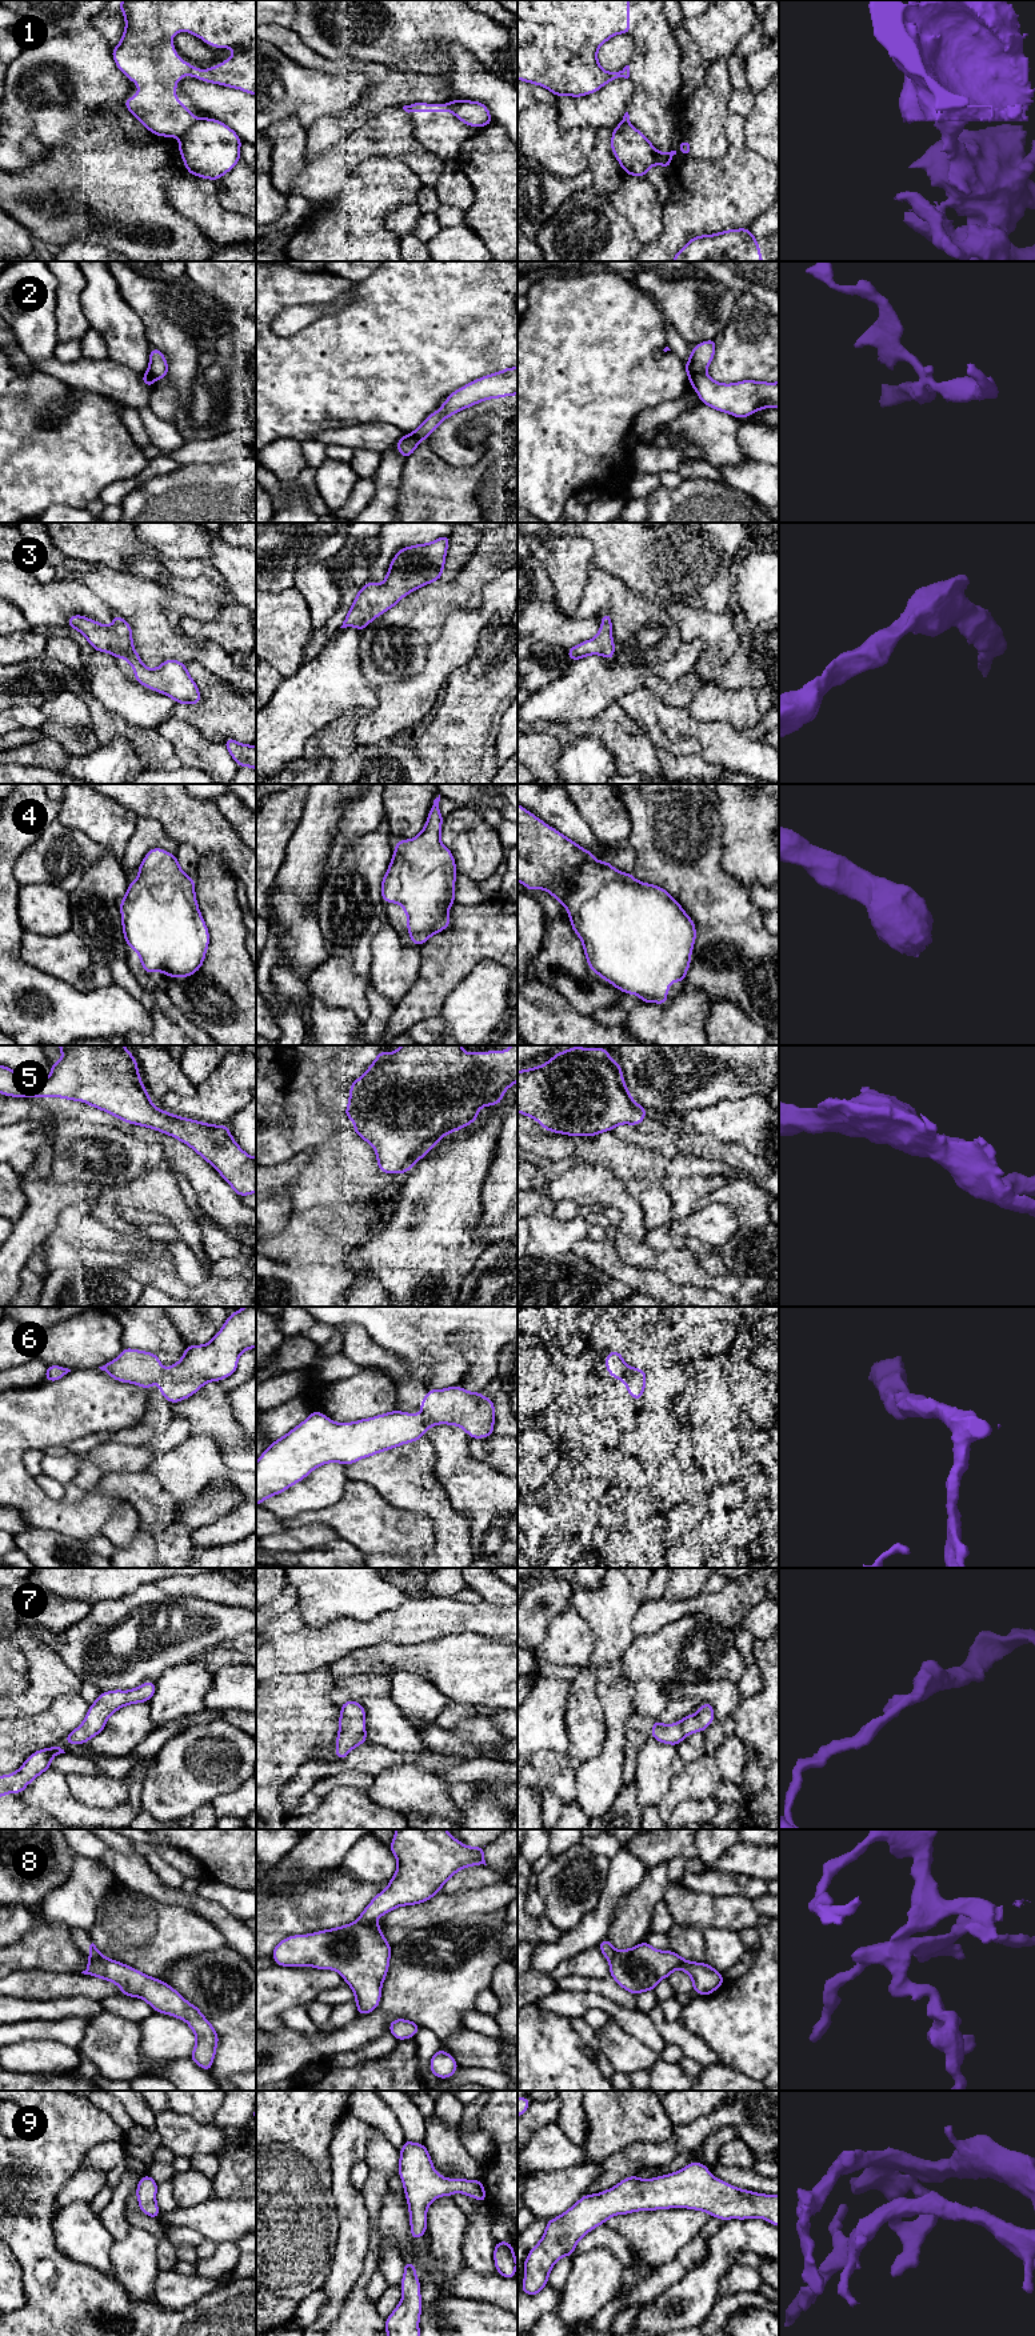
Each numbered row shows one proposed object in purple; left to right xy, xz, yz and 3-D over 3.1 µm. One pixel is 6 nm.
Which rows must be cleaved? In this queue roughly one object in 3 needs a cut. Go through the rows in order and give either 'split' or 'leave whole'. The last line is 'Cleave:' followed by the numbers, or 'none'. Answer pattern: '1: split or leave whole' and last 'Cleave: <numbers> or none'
1: split
2: split
3: leave whole
4: leave whole
5: leave whole
6: leave whole
7: leave whole
8: split
9: leave whole
Cleave: 1, 2, 8

